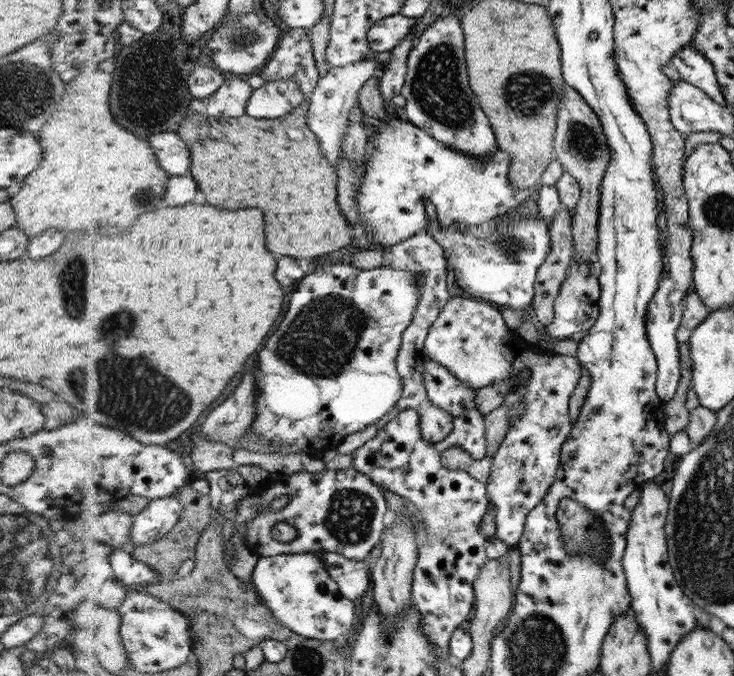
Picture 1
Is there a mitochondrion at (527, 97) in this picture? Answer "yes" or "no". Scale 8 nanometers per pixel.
yes

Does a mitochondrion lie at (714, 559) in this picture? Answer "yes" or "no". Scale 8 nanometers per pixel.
yes

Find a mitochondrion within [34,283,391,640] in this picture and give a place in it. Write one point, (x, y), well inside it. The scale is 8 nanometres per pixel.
(136, 397)

